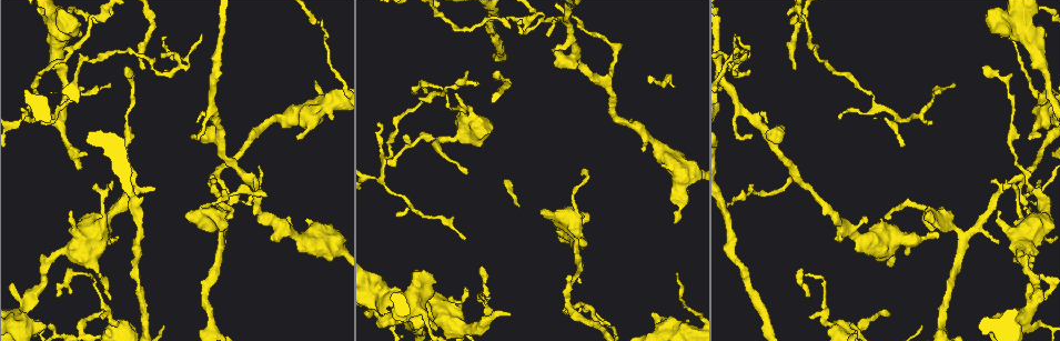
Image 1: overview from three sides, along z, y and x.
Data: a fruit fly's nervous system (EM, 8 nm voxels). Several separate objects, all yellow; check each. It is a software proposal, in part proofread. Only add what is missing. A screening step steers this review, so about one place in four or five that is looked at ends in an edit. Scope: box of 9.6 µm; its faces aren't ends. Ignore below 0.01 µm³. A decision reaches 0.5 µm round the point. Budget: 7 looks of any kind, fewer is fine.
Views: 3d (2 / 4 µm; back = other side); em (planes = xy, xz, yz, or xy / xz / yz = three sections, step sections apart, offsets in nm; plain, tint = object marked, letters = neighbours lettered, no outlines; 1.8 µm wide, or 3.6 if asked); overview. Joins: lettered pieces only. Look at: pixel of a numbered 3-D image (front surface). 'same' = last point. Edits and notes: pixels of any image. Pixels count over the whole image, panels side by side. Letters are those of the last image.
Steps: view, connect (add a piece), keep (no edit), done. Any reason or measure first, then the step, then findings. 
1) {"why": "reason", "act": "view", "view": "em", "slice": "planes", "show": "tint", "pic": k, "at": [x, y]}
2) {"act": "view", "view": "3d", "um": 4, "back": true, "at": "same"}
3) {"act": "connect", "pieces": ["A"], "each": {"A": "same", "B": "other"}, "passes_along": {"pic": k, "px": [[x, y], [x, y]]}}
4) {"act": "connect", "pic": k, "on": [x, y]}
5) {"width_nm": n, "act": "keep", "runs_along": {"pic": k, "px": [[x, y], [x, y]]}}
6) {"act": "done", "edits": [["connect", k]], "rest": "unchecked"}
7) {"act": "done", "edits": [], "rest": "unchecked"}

{"why": "sudden change in width", "act": "view", "view": "em", "slice": "yz", "step": 16, "show": "tint", "pic": 1, "at": [485, 277]}

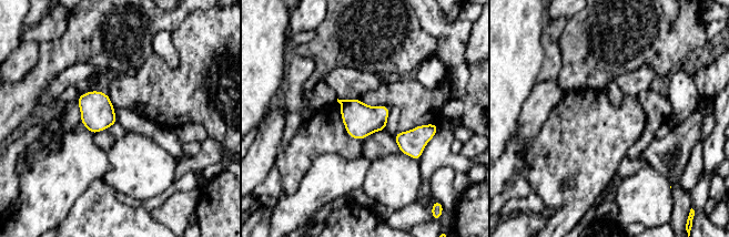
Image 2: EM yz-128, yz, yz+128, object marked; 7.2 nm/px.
{"act": "view", "view": "em", "slice": "yz", "step": 16, "show": "letters", "at": "same"}

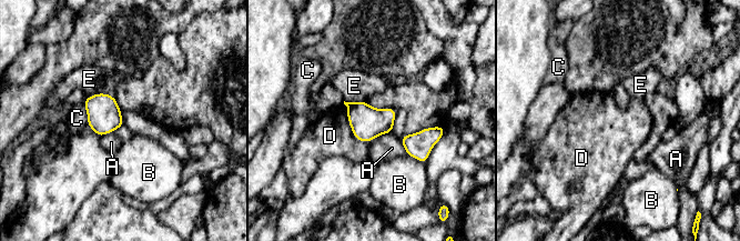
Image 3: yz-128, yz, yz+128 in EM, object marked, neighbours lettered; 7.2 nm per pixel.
{"act": "keep", "each": {"A": "other", "B": "other", "C": "other", "D": "other", "E": "other"}, "border": {"pic": 3, "px": [[343, 102], [352, 133], [377, 137]]}, "found": "none of them fits"}

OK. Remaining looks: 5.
{"act": "view", "view": "3d", "um": 4, "pic": 1, "at": [377, 122]}

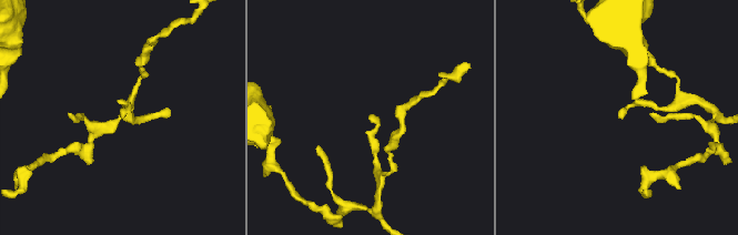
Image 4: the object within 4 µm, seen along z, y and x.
{"why": "now the EM", "act": "view", "view": "em", "slice": "planes", "show": "letters", "pic": 4, "at": [373, 115]}

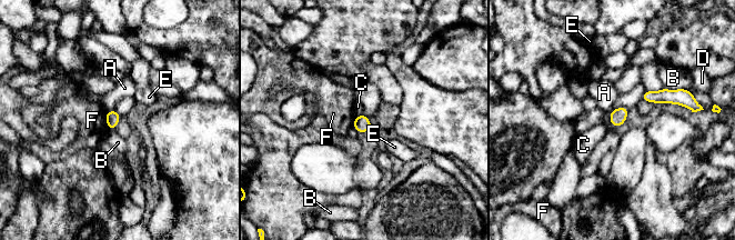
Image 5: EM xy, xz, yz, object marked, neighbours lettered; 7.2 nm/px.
{"width_nm": 100, "act": "keep", "each": {"A": "other", "B": "other", "C": "other", "D": "other", "E": "other", "F": "other"}, "border": {"pic": 5, "px": [[363, 112], [356, 116]]}, "found": "no lettered piece goes on from it"}

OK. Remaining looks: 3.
{"why": "branch stops here", "act": "view", "view": "3d", "um": 2, "pic": 1, "at": [406, 135]}

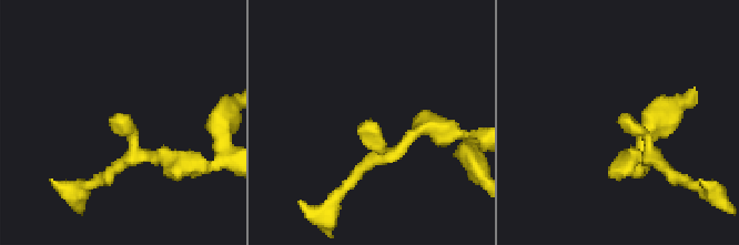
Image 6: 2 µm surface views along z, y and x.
{"why": "shape alone is not enough", "act": "view", "view": "em", "slice": "xy", "step": 8, "show": "tint", "pic": 6, "at": [118, 119]}

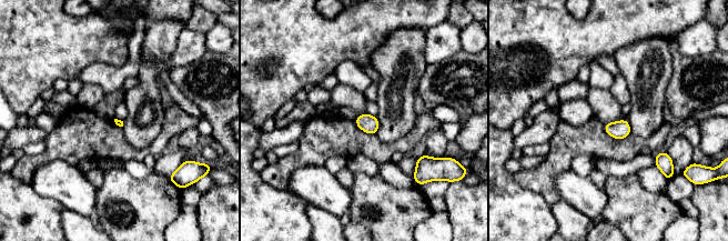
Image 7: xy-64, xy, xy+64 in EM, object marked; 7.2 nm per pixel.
{"why": "cut it another way", "act": "view", "view": "em", "slice": "planes", "show": "letters", "at": "same"}

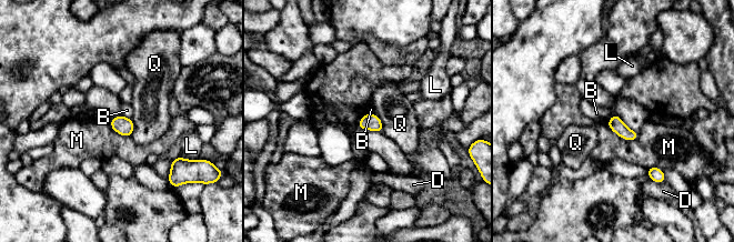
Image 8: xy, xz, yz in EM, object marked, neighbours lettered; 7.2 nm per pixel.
{"act": "keep", "each": {"B": "other", "D": "other", "L": "other", "M": "other", "Q": "other"}, "border": {"pic": 8, "px": [[605, 122], [626, 140], [639, 138]]}, "found": "no lettered piece goes on from it"}

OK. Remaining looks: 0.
{"act": "done", "edits": [], "rest": "unchecked"}

